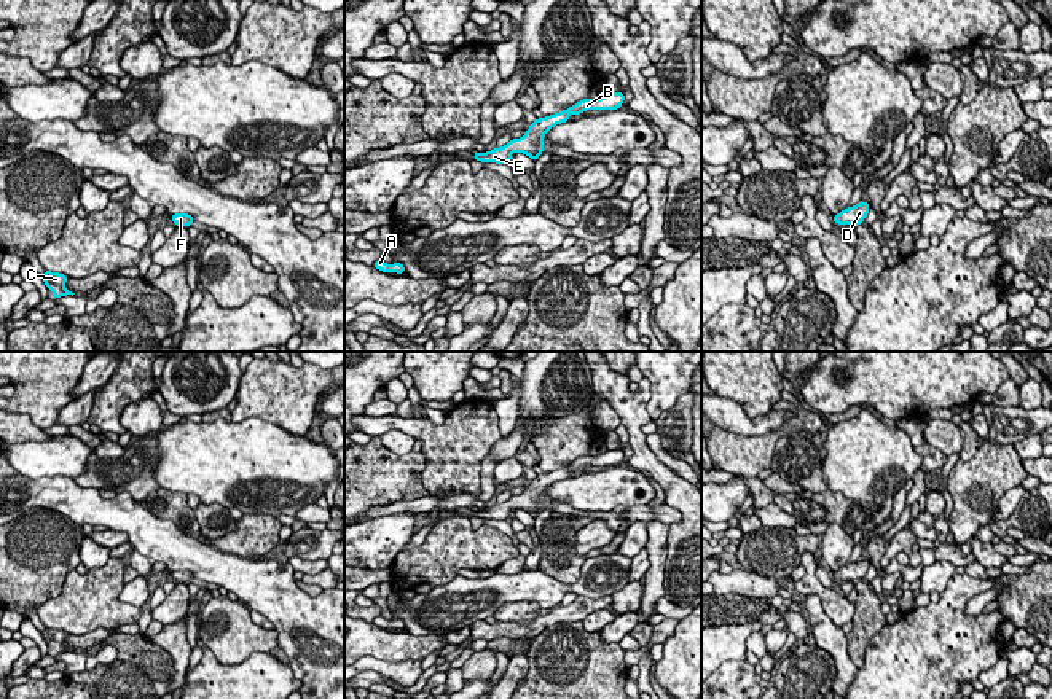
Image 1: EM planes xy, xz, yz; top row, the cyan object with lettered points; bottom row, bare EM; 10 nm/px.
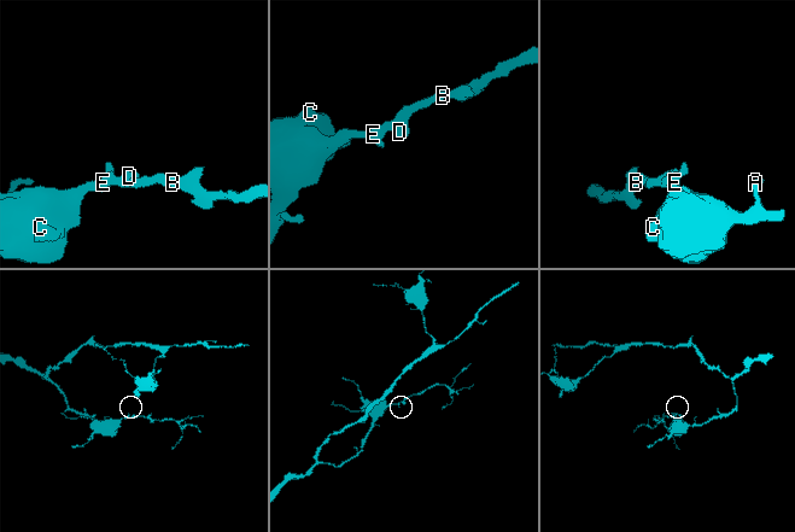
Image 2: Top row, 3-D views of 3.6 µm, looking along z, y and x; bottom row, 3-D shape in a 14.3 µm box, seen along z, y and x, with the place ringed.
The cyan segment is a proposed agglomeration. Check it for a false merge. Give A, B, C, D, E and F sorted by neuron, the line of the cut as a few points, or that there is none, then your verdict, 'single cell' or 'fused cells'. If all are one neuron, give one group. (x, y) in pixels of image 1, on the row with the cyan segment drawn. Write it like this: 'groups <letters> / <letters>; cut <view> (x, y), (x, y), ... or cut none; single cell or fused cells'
groups A B C D E F; cut none; single cell

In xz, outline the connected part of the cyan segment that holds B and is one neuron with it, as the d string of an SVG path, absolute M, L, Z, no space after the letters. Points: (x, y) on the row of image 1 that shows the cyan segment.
M612 92L599 99L579 100L567 110L563 110L545 118L537 118L529 126L529 129L524 131L523 137L512 139L507 145L486 151L485 154L477 151L473 153L473 158L475 161L481 162L507 164L512 161L512 154L520 151L536 161L544 151L544 137L552 127L561 123L567 123L571 115L577 116L590 108L607 111L618 110L623 105L623 100L623 92Z

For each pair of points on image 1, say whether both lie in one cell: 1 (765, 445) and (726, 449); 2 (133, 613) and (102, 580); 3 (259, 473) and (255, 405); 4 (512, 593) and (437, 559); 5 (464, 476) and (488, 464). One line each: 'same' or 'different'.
1: same
2: same
3: different
4: different
5: different

